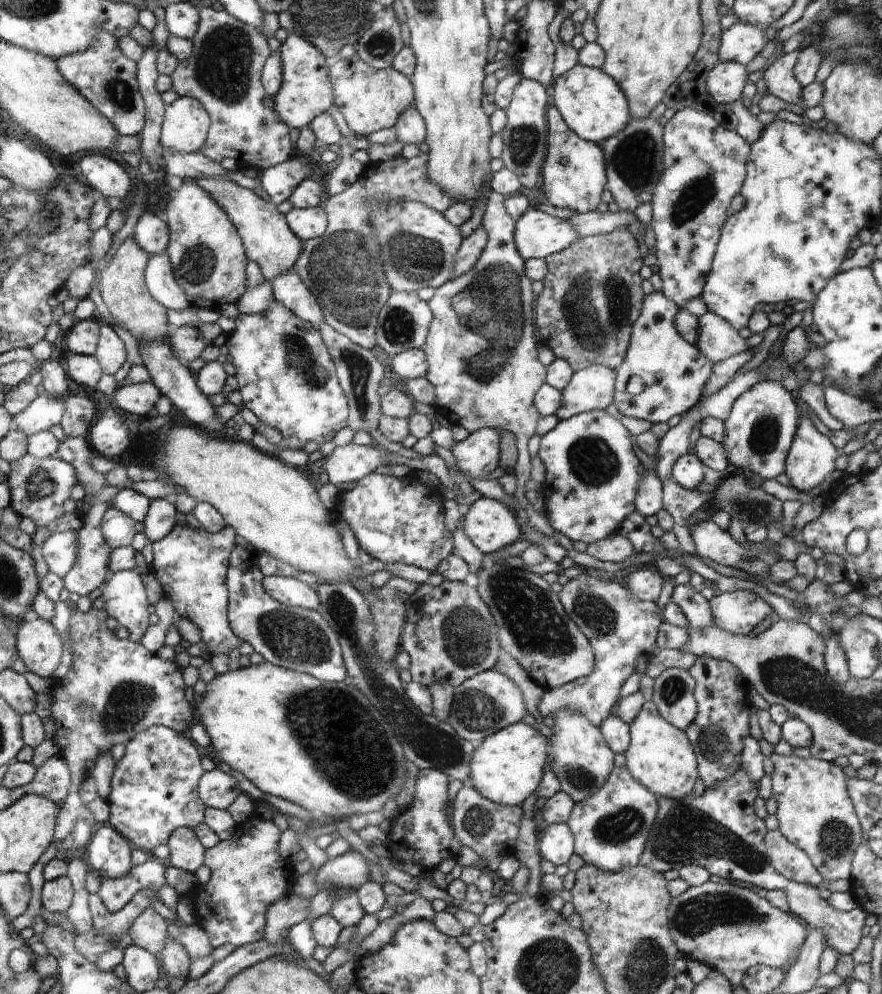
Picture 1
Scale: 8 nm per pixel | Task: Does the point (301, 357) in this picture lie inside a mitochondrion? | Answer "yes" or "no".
yes

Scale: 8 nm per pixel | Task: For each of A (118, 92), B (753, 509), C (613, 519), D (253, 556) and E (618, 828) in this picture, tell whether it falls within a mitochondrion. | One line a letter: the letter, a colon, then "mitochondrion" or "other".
A: mitochondrion
B: mitochondrion
C: other
D: other
E: mitochondrion

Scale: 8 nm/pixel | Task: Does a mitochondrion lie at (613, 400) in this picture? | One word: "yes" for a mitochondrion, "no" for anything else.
no

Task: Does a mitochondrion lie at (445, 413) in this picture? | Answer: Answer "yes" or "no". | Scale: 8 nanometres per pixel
no

